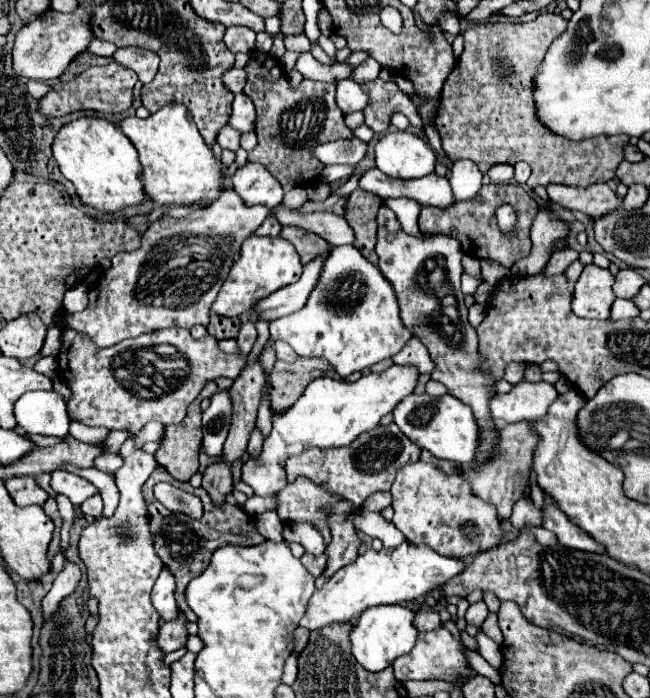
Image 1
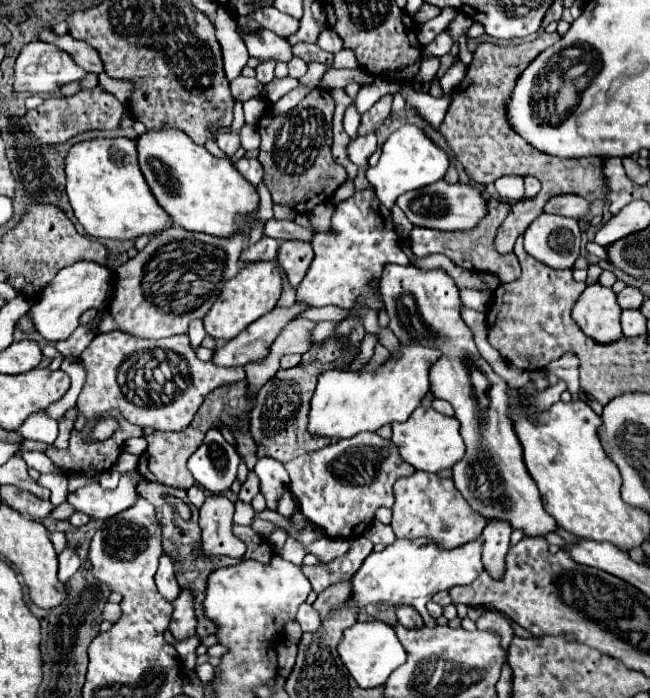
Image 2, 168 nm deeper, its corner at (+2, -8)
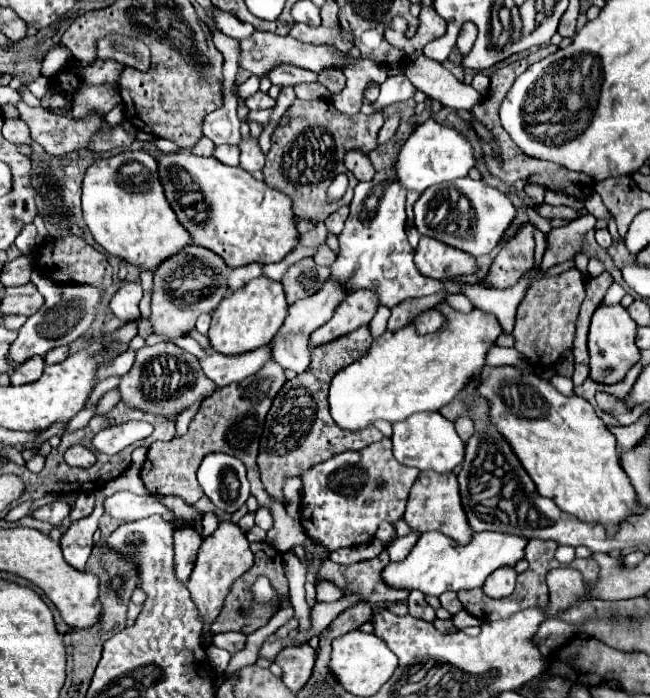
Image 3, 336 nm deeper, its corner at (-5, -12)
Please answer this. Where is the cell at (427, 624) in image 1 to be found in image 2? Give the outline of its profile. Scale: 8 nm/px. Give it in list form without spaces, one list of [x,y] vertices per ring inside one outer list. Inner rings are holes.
[[[398,606],[396,616],[398,616],[400,624],[402,624],[404,628],[408,628],[408,630],[414,630],[414,628],[422,628],[422,626],[424,626],[422,616],[420,616],[416,610],[412,610],[410,606]]]

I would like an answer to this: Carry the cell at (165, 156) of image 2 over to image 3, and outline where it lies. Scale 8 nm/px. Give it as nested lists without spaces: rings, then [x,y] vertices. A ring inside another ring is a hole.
[[[187,150],[175,154],[163,154],[159,160],[159,178],[165,188],[165,196],[175,210],[179,222],[191,234],[191,242],[211,252],[219,254],[229,268],[239,268],[251,262],[257,264],[271,264],[281,262],[299,242],[299,230],[293,214],[293,202],[287,194],[269,188],[265,182],[255,180],[243,168],[231,168],[221,164],[215,158],[199,158]]]

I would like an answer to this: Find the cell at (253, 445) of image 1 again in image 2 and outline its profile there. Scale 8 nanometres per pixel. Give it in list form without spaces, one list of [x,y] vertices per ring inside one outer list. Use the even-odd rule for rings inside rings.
[[[248,472],[246,482],[242,484],[238,498],[240,498],[242,502],[250,502],[250,500],[258,494],[258,490],[260,490],[260,480],[258,480],[258,476],[256,476],[254,472]]]

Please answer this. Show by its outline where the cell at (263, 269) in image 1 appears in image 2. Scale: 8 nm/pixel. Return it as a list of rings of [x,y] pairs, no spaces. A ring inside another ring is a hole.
[[[266,260],[256,264],[246,264],[234,278],[230,278],[218,300],[212,304],[210,312],[204,318],[206,332],[216,340],[232,340],[236,338],[248,324],[258,320],[260,316],[268,314],[274,304],[280,300],[284,288],[284,272],[278,264],[278,260]]]

